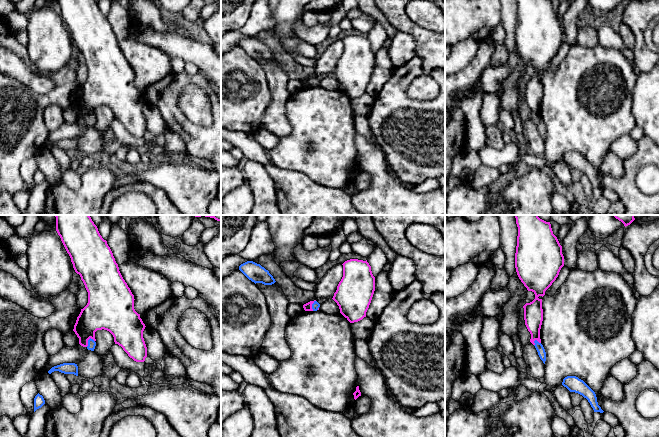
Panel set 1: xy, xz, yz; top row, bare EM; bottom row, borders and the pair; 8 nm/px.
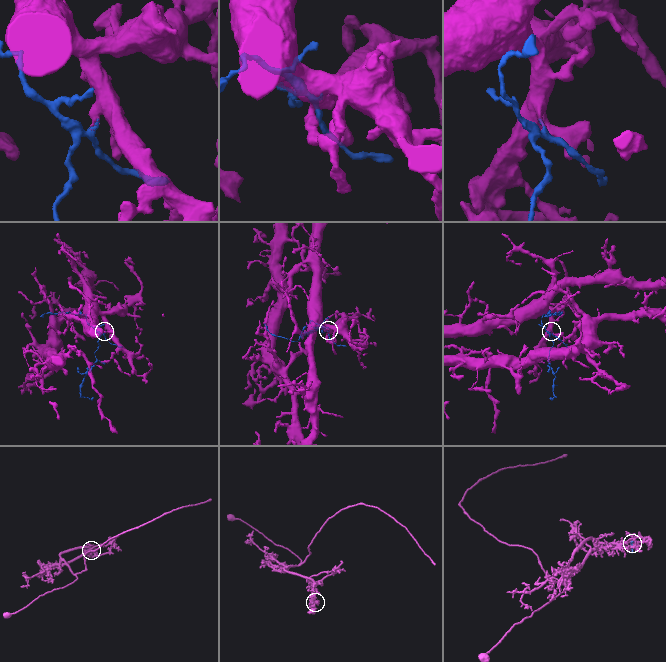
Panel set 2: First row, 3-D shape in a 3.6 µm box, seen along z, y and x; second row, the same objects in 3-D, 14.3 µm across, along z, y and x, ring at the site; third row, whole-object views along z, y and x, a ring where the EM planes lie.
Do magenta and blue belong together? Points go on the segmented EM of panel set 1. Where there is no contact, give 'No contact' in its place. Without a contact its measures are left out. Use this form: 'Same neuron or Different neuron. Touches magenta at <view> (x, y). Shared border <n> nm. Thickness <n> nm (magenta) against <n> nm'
Different neuron. Touches magenta at xy (87, 341). Shared border 90 nm. Thickness 260 nm (magenta) against 60 nm

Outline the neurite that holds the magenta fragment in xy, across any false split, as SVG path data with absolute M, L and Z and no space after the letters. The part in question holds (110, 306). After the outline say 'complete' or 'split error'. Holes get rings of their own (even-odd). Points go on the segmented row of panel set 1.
M55 215L55 217L56 231L71 258L75 272L80 275L88 292L88 303L81 309L73 329L79 338L79 344L87 347L90 338L96 341L95 332L104 329L113 335L115 344L121 346L130 358L136 362L144 362L147 357L147 347L143 338L146 326L140 318L140 314L134 309L134 295L123 279L107 241L102 238L89 215Z | complete

